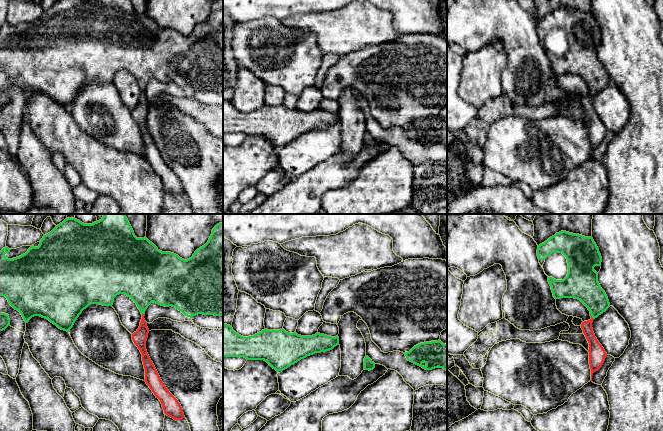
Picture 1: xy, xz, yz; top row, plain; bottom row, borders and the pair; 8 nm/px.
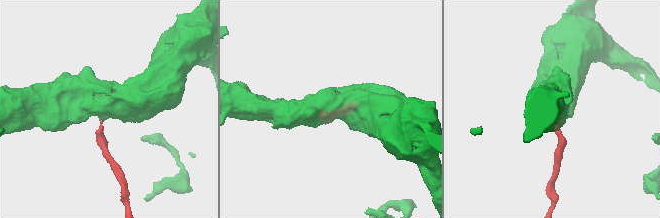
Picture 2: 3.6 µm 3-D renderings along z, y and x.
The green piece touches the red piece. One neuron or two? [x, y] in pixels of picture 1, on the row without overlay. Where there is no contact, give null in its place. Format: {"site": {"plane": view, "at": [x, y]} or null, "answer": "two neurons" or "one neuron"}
{"site": {"plane": "yz", "at": [591, 91]}, "answer": "one neuron"}

